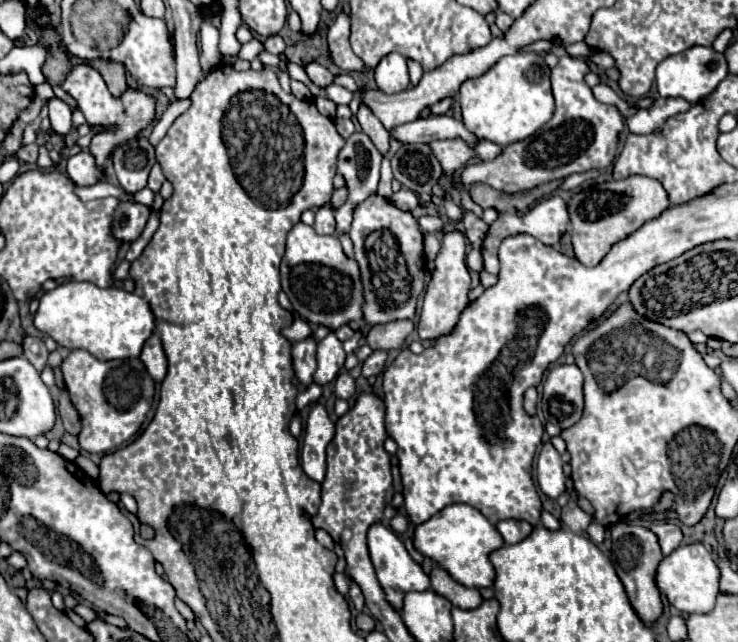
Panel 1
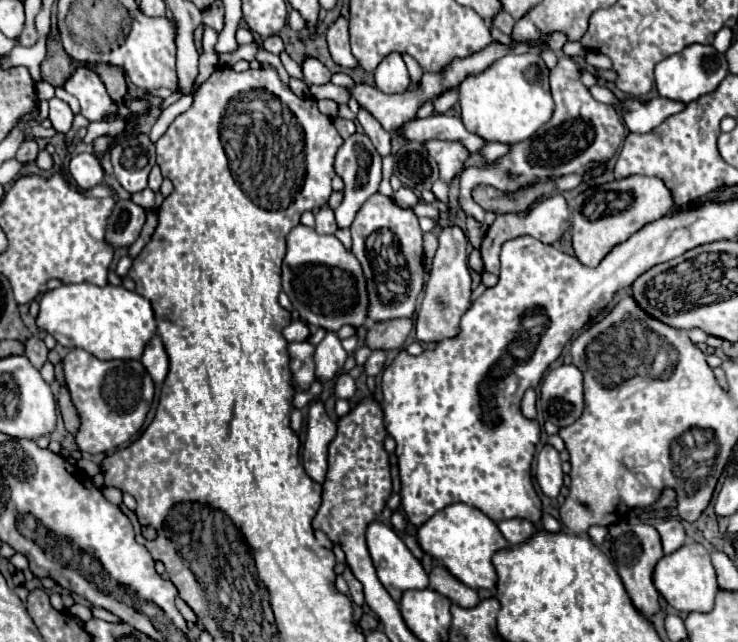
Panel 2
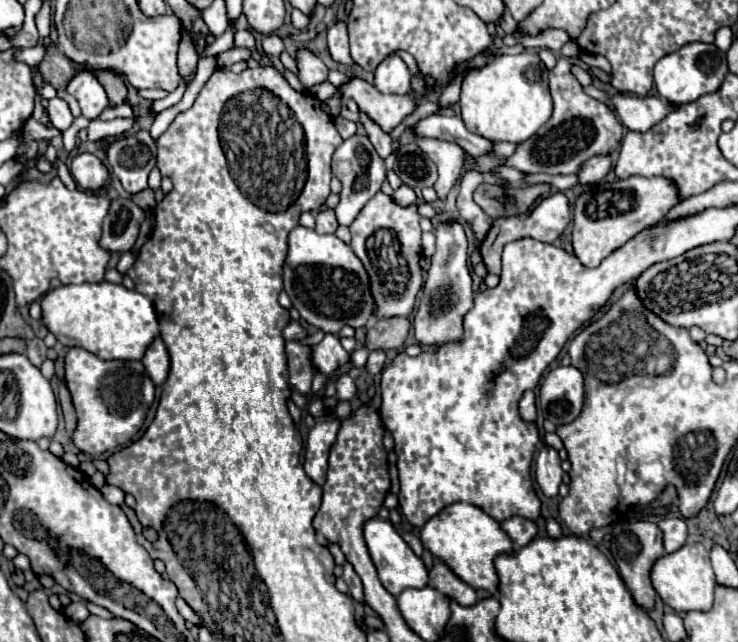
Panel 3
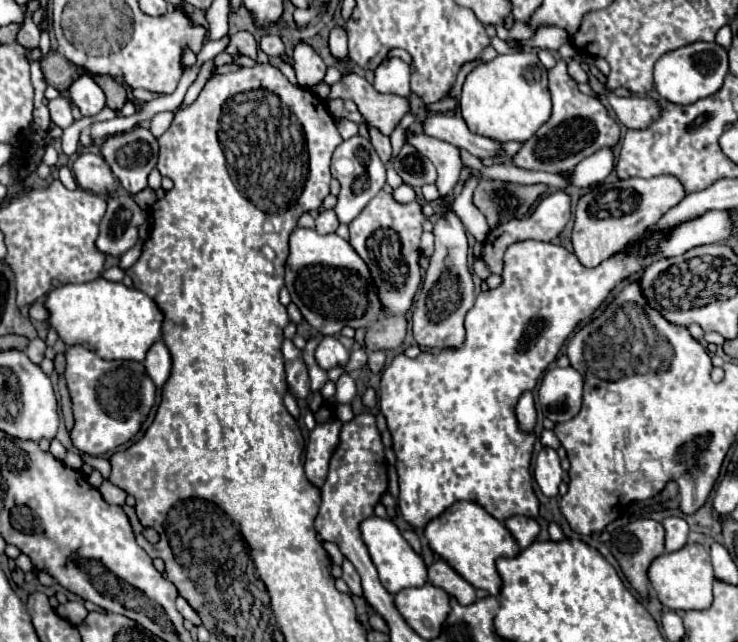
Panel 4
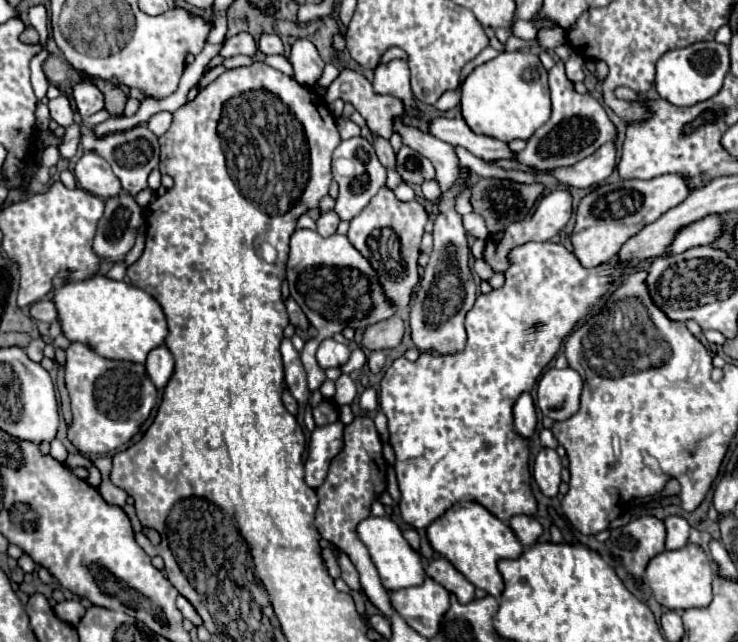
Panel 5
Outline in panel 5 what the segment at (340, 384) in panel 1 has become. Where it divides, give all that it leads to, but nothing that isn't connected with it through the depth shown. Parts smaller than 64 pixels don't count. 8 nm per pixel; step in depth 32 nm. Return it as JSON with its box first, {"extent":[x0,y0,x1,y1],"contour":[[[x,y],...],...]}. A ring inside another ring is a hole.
{"extent":[334,374,356,404],"contour":[[[342,374],[336,380],[336,394],[334,394],[334,402],[336,404],[350,404],[356,396],[356,384],[352,382],[352,378],[348,374]]]}

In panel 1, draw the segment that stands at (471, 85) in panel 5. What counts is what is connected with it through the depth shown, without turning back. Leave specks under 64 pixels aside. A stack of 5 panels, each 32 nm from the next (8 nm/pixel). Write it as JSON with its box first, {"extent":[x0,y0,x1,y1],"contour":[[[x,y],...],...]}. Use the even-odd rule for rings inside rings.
{"extent":[460,52,554,146],"contour":[[[518,52],[500,58],[486,74],[466,80],[460,86],[462,122],[476,136],[498,146],[532,136],[554,114],[554,96],[550,92],[550,68],[542,54]]]}

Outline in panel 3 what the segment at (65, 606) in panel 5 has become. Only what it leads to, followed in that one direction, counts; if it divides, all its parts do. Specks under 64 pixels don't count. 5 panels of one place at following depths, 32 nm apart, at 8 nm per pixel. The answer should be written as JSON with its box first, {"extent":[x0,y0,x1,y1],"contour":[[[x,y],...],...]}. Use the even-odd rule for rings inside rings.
{"extent":[62,602,90,622],"contour":[[[72,602],[70,606],[66,606],[66,608],[62,608],[62,612],[68,616],[68,618],[72,618],[72,620],[76,620],[76,622],[82,622],[82,620],[86,620],[88,616],[90,616],[90,612],[88,612],[88,608],[84,606],[84,604],[80,604],[80,602]]]}

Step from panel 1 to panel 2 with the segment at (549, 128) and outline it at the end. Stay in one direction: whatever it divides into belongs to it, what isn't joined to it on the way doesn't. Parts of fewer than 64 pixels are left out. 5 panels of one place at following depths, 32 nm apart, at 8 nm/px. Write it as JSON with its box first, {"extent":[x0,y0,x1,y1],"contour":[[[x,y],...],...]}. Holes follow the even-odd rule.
{"extent":[460,56,624,222],"contour":[[[560,56],[556,68],[550,70],[550,88],[556,102],[552,118],[536,130],[528,140],[510,146],[510,152],[486,166],[468,166],[460,174],[460,210],[466,216],[474,216],[478,222],[484,222],[484,212],[470,212],[470,192],[478,184],[490,184],[498,190],[514,192],[518,188],[534,186],[546,178],[560,178],[572,172],[584,174],[592,166],[606,164],[624,140],[624,122],[620,112],[614,106],[600,104],[592,98],[588,88],[580,82],[584,68],[570,56]]]}

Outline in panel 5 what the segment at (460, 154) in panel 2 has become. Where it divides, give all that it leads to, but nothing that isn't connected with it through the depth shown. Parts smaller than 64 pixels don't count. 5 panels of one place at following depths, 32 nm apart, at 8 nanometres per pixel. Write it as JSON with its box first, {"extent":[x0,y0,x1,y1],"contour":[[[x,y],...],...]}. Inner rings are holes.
{"extent":[394,120,460,192],"contour":[[[402,120],[394,122],[394,132],[400,132],[406,146],[414,148],[416,152],[426,156],[434,164],[440,192],[446,192],[446,188],[450,188],[450,184],[454,184],[454,180],[458,180],[460,162],[458,162],[458,156],[456,156],[452,144],[446,144],[446,142],[430,136],[428,132],[420,132],[412,126],[404,126]]]}

